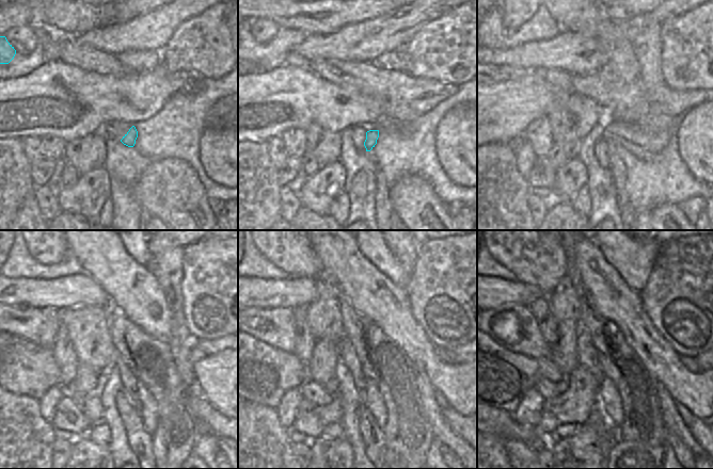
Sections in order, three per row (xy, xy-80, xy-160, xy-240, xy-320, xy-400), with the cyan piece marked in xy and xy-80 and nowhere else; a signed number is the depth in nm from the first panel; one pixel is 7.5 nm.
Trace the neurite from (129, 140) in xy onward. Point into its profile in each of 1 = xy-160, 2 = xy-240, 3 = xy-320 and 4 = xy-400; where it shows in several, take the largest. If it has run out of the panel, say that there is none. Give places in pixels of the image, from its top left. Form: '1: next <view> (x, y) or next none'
1: next xy-160 (633, 148)
2: next xy-240 (199, 407)
3: next xy-320 (455, 420)
4: next xy-400 (694, 426)

